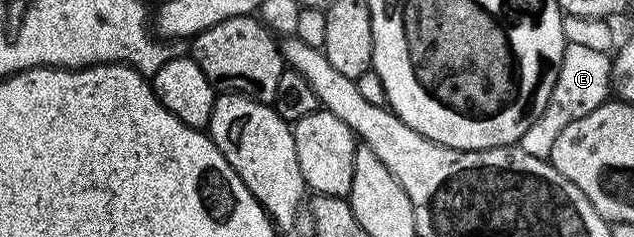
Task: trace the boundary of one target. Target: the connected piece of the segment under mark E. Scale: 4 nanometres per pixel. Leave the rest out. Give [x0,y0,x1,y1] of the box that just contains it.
[519,42,612,159]

